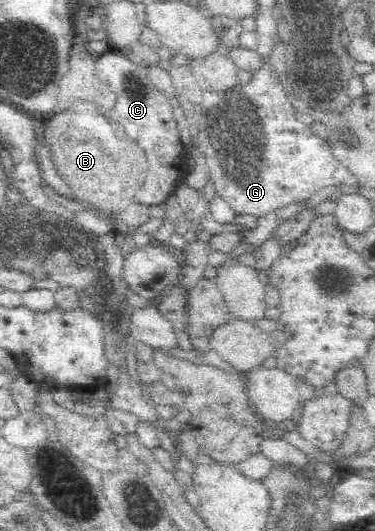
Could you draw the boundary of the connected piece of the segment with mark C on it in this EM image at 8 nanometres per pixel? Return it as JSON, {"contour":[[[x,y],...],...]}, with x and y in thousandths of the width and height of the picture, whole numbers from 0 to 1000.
{"contour":[[[291,94],[259,105],[253,122],[259,143],[296,166],[301,177],[312,177],[312,196],[296,203],[291,222],[312,230],[349,264],[360,264],[360,271],[392,298],[392,335],[381,339],[381,362],[355,369],[355,380],[389,390],[424,388],[461,362],[493,350],[493,331],[504,328],[504,313],[499,305],[488,305],[493,279],[472,245],[469,222],[461,222],[464,215],[445,192],[448,185],[397,154],[392,137],[376,124],[355,121],[328,102]]]}

